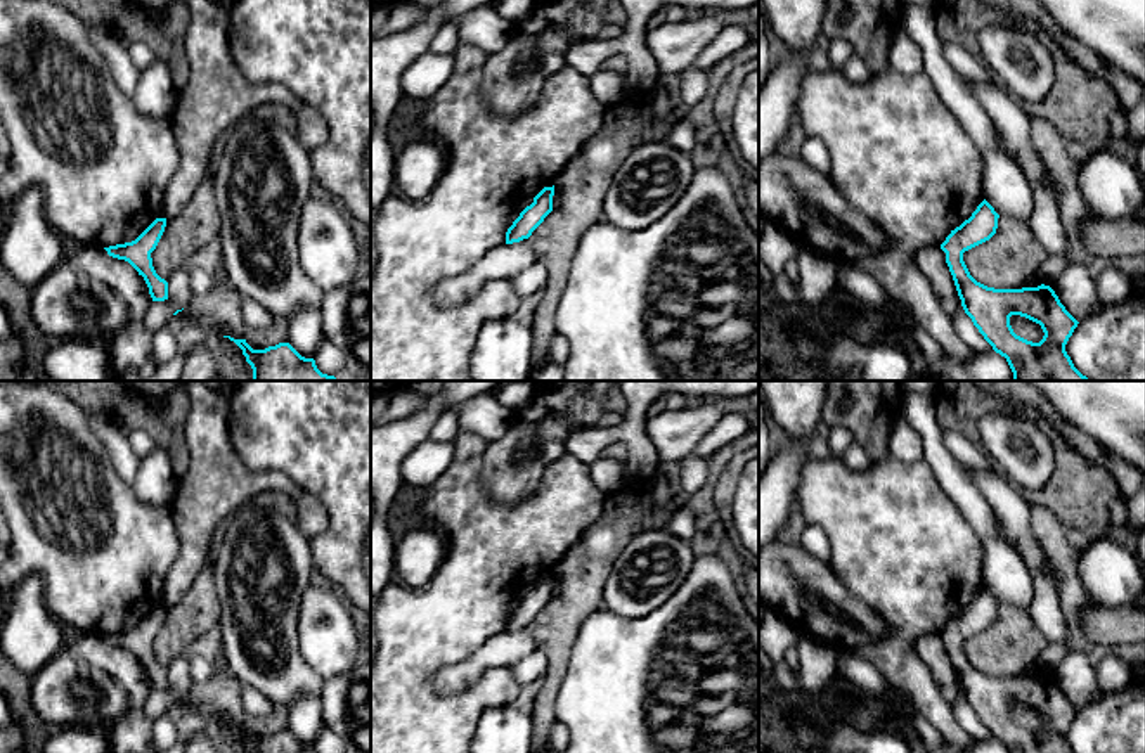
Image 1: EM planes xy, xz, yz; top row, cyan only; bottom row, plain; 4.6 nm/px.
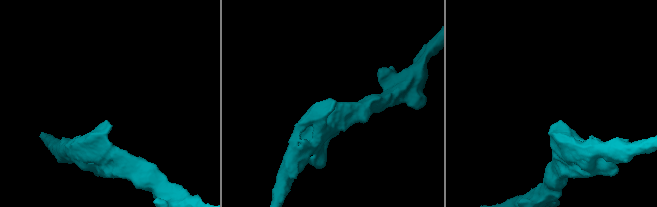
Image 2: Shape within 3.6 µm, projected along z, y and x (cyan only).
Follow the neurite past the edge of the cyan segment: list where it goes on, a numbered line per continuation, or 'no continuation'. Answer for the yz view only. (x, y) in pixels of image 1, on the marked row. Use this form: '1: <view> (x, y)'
no continuation

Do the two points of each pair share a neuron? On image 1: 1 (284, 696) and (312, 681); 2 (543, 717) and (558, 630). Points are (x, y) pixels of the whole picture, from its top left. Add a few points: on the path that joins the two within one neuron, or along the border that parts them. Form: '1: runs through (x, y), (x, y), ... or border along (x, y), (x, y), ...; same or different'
1: runs through (291, 689), (300, 681), (305, 681); same
2: runs through (546, 696), (556, 672), (556, 651); same

